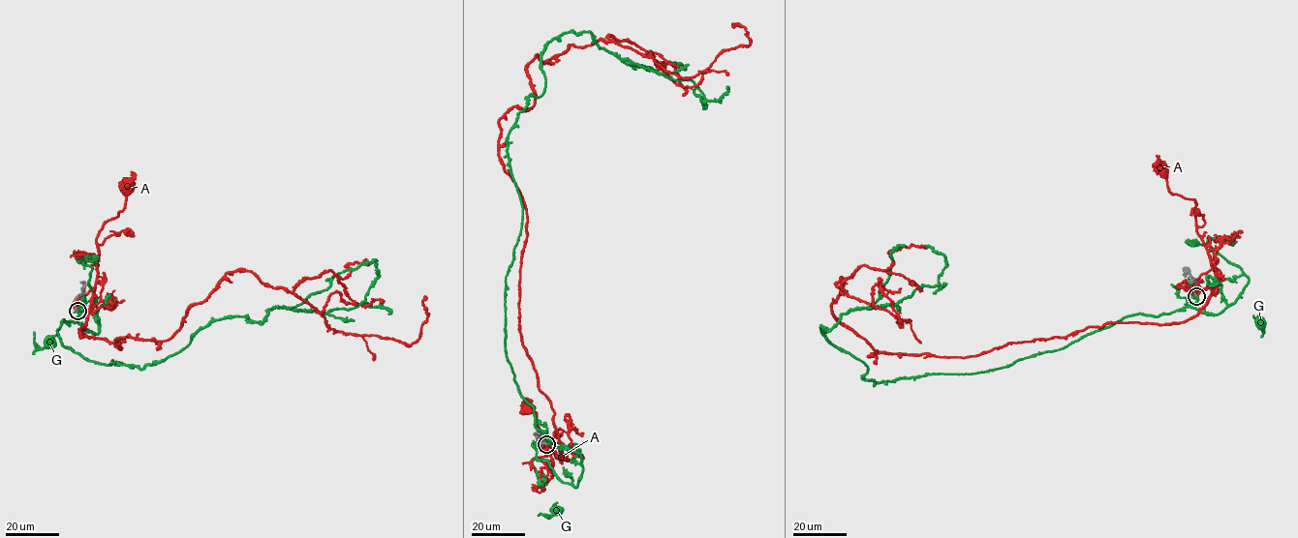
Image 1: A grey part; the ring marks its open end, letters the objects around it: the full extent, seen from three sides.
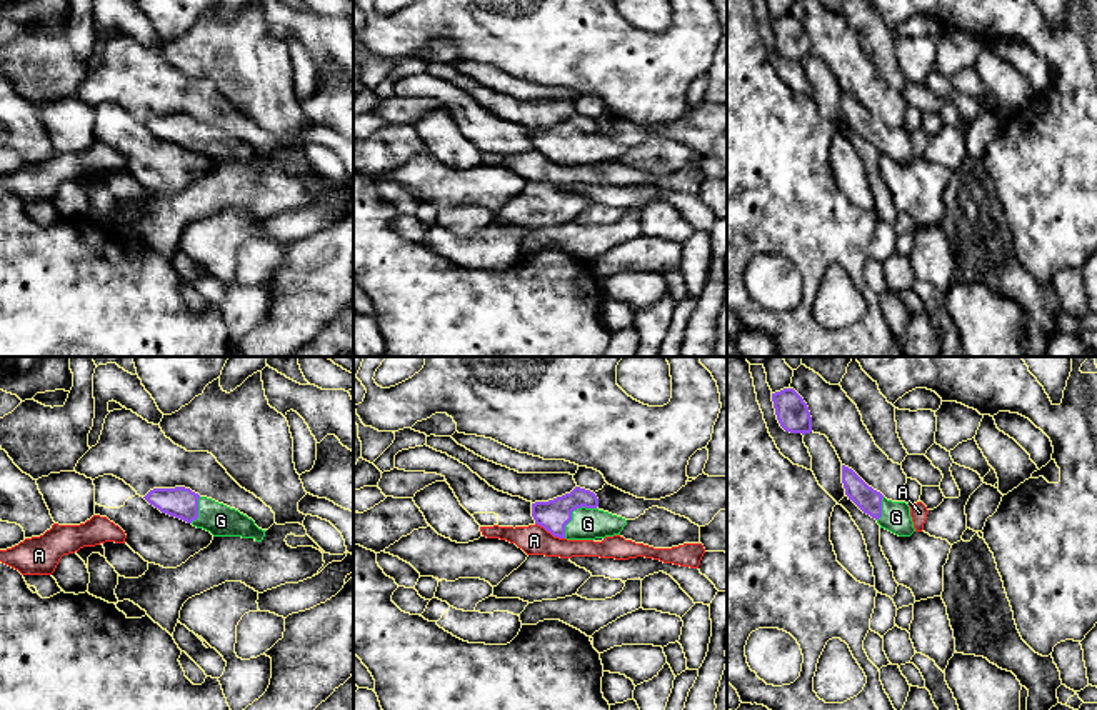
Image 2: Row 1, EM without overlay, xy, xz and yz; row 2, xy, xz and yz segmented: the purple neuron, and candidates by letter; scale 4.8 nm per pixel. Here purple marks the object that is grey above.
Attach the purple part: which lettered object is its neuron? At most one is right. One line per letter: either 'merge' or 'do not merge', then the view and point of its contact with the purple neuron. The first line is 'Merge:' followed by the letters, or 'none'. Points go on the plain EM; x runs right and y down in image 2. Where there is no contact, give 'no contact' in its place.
Merge: G
A: do not merge; meets purple in xz at (551, 159)
G: merge; meets purple in xz at (571, 140)

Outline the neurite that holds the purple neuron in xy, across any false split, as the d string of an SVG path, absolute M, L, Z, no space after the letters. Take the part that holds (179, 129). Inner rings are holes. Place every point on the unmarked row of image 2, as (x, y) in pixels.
M185 113L153 115L143 125L162 140L203 155L213 163L242 163L262 168L267 158L238 137L200 123Z

